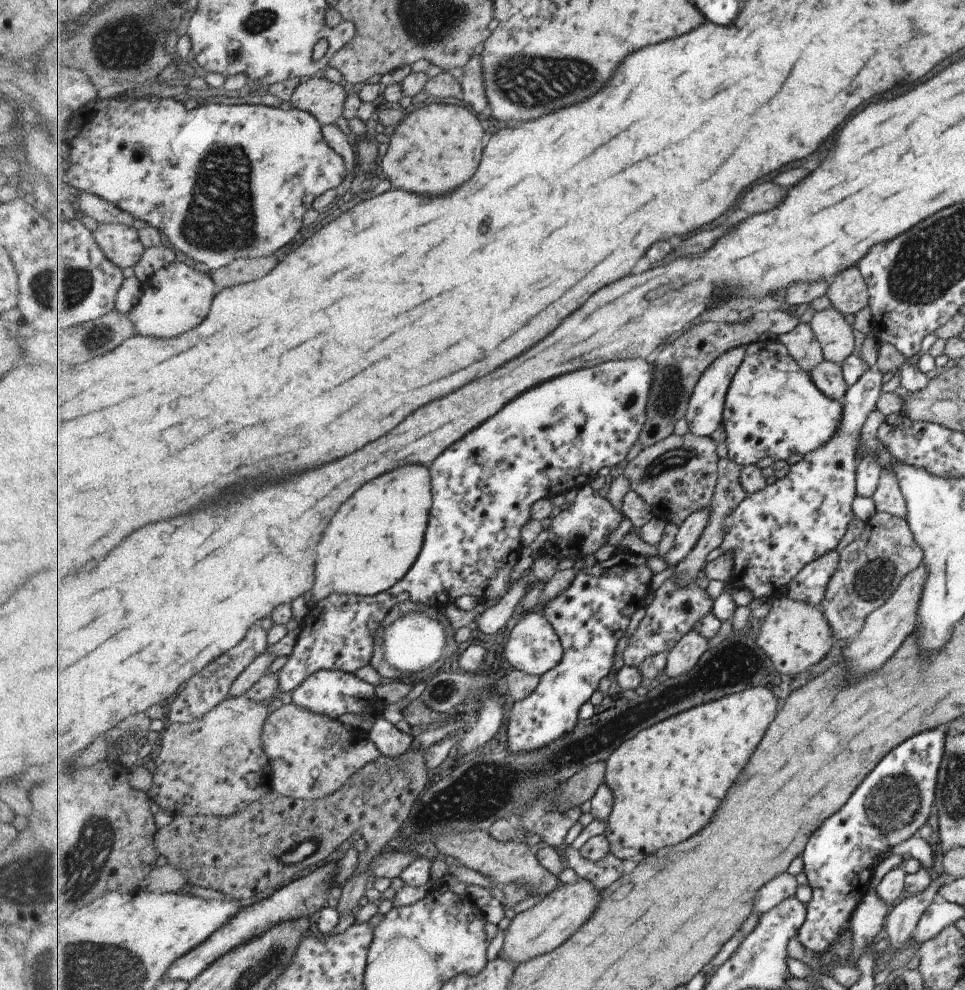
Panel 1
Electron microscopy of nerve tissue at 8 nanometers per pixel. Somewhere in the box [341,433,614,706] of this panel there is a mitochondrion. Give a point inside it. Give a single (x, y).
(444, 691)

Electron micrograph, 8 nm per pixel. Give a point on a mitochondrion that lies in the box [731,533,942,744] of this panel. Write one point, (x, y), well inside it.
(874, 580)

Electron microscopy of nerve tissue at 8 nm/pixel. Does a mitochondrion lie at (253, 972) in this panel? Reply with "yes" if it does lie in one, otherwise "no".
yes

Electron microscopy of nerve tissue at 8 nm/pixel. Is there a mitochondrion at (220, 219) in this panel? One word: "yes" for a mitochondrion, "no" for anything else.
yes

